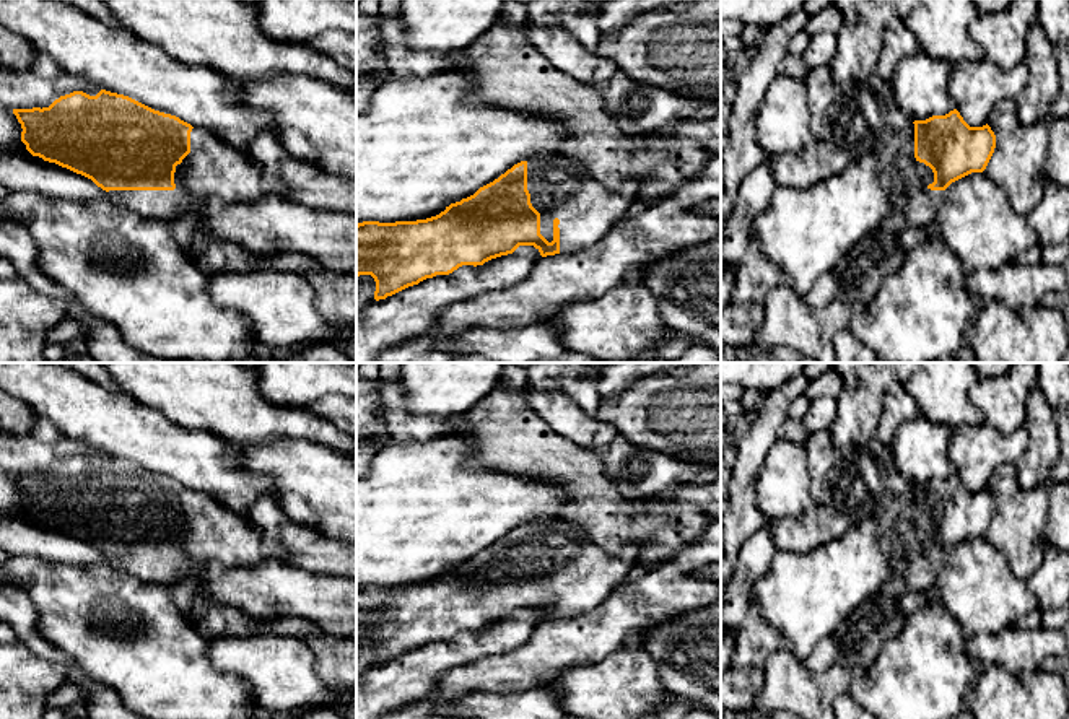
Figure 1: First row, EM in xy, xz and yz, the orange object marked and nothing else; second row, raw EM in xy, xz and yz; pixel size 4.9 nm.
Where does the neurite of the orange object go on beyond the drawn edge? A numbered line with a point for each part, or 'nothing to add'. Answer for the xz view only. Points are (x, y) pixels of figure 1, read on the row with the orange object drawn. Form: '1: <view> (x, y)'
1: xz (560, 186)

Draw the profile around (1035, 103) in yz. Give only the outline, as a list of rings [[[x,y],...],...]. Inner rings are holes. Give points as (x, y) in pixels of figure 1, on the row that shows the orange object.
[[[1038,23],[1028,29],[1028,52],[1023,63],[1028,67],[1030,80],[1022,96],[1015,99],[1017,115],[1023,125],[1033,125],[1048,119],[1061,89],[1054,44]]]

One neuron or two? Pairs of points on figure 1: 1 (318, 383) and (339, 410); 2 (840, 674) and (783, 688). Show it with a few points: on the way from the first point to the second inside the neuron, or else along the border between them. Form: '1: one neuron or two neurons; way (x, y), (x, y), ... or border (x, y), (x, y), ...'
1: two neurons; border (339, 392), (327, 394), (305, 407)
2: one neuron; way (825, 688), (798, 688)

